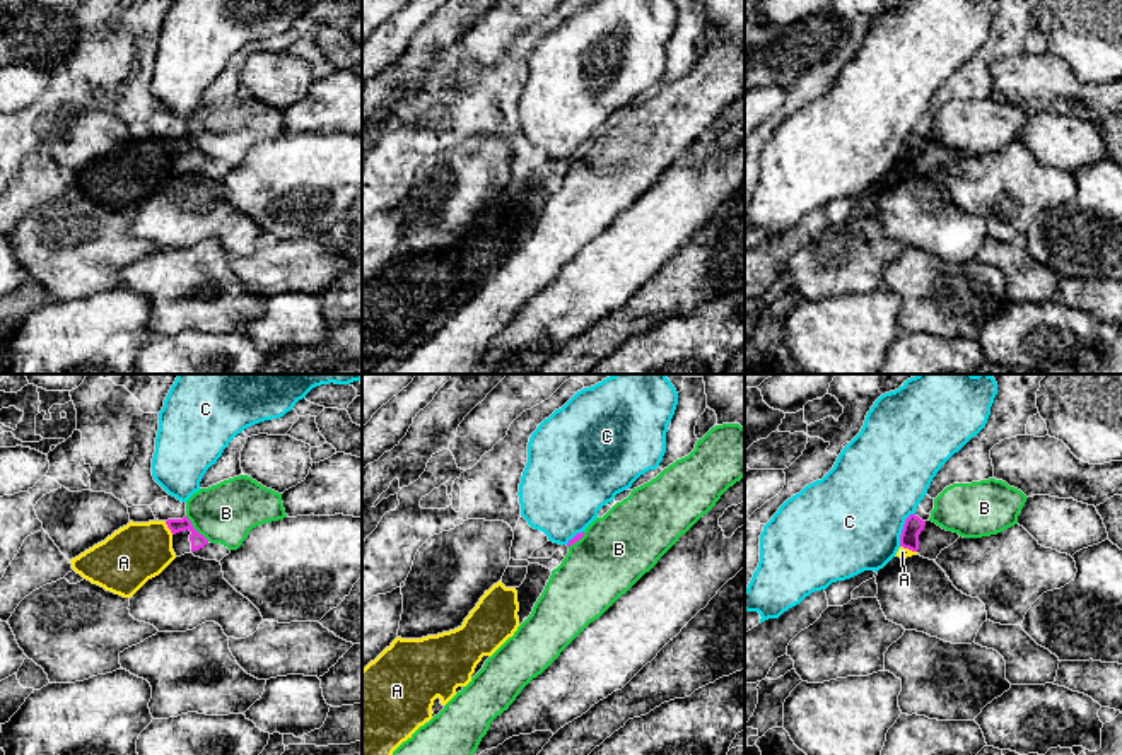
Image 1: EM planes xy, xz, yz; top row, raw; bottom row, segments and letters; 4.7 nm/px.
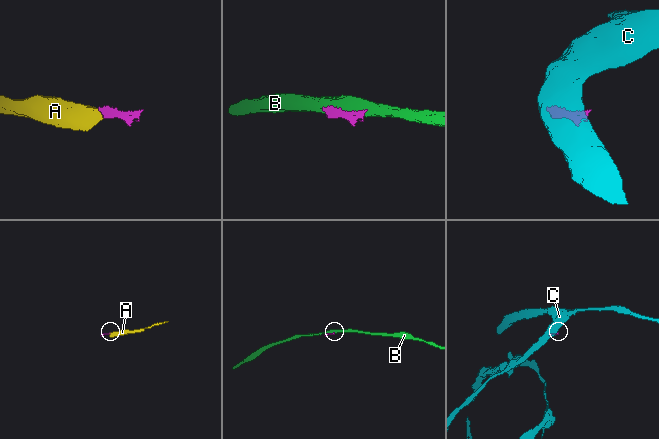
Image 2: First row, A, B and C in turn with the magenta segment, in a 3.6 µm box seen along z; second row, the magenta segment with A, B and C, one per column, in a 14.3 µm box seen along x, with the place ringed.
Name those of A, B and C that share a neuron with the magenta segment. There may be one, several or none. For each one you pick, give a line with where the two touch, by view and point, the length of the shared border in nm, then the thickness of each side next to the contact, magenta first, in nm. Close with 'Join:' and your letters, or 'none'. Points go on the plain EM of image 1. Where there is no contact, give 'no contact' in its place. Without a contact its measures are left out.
A: contact xy (168, 144); length 80 nm; calibres 70 and 280 nm
Join: A

